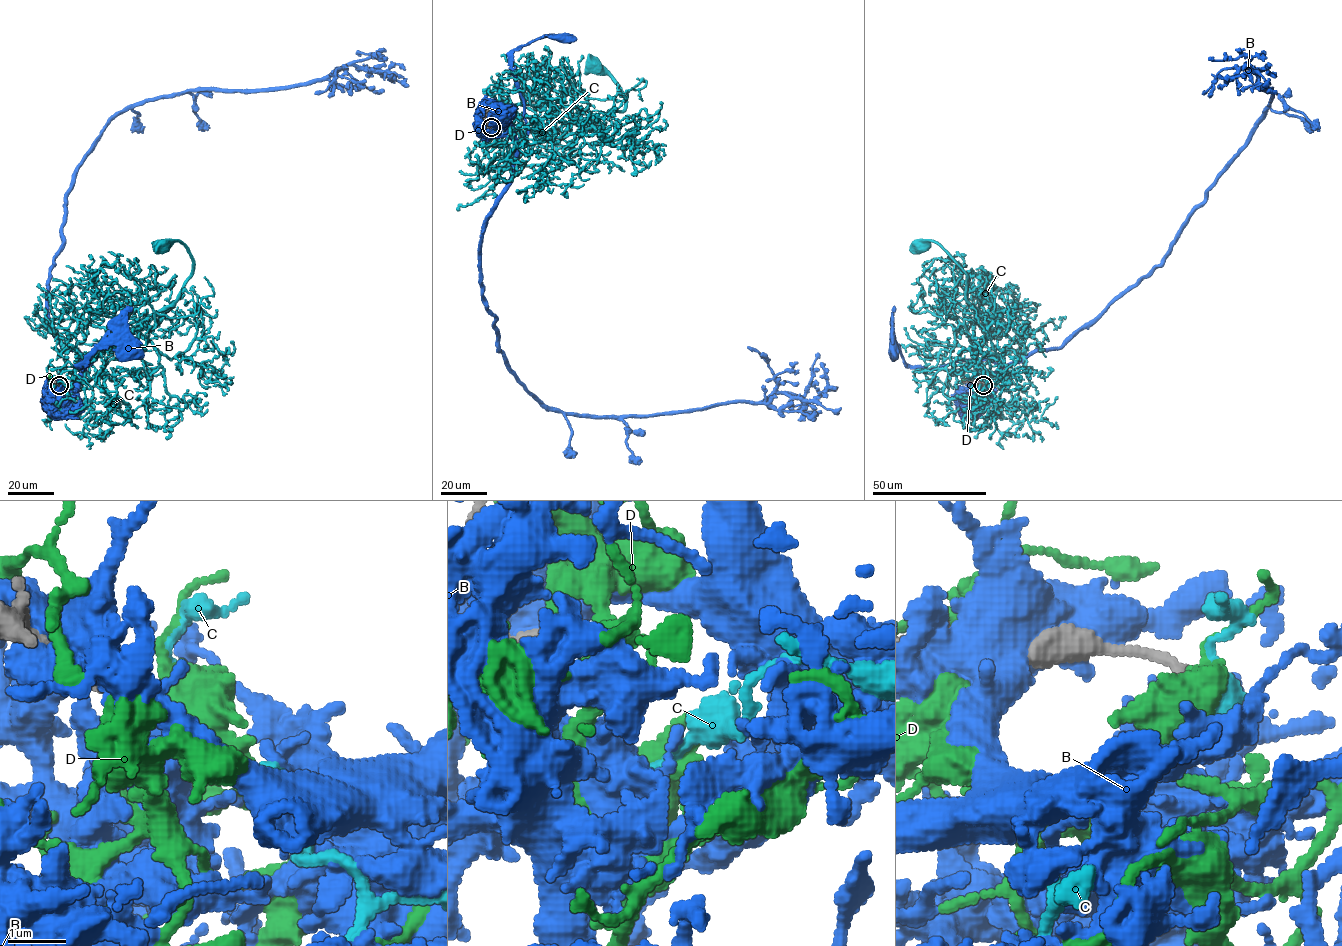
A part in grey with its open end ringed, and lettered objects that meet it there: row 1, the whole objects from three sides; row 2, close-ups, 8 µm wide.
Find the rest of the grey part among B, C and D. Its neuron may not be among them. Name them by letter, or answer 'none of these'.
C

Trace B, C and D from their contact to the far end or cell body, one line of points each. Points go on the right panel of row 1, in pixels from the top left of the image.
B: (983, 385), (992, 385), (998, 364), (962, 360), (937, 369), (913, 368), (891, 344), (894, 352)
C: (983, 385), (978, 392), (987, 380), (970, 338), (980, 313), (965, 298), (966, 276), (933, 241), (920, 245)
D: (983, 385), (986, 388), (980, 389), (978, 395), (980, 405), (975, 398), (975, 403)

